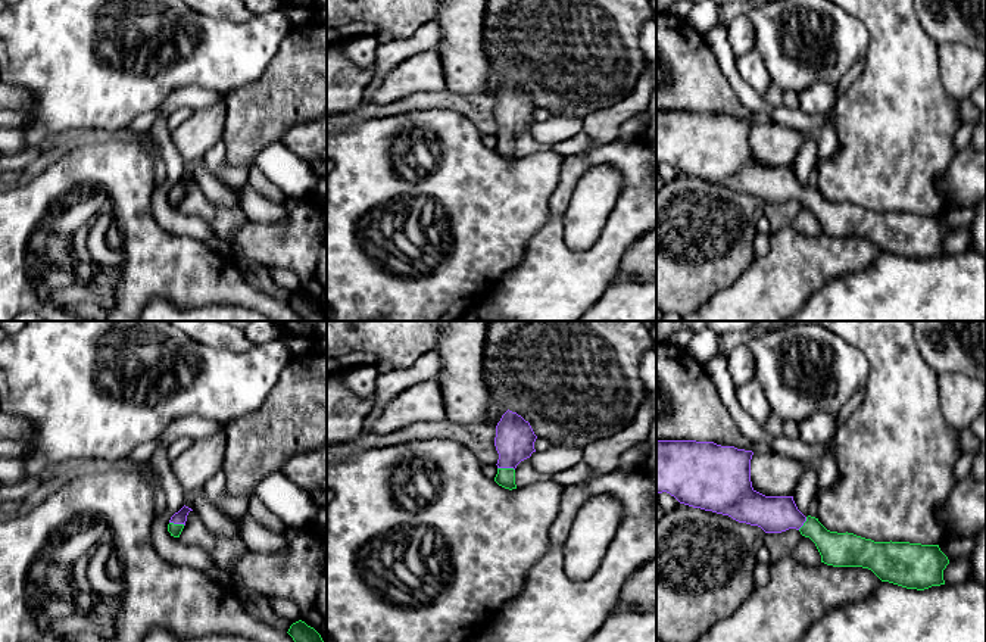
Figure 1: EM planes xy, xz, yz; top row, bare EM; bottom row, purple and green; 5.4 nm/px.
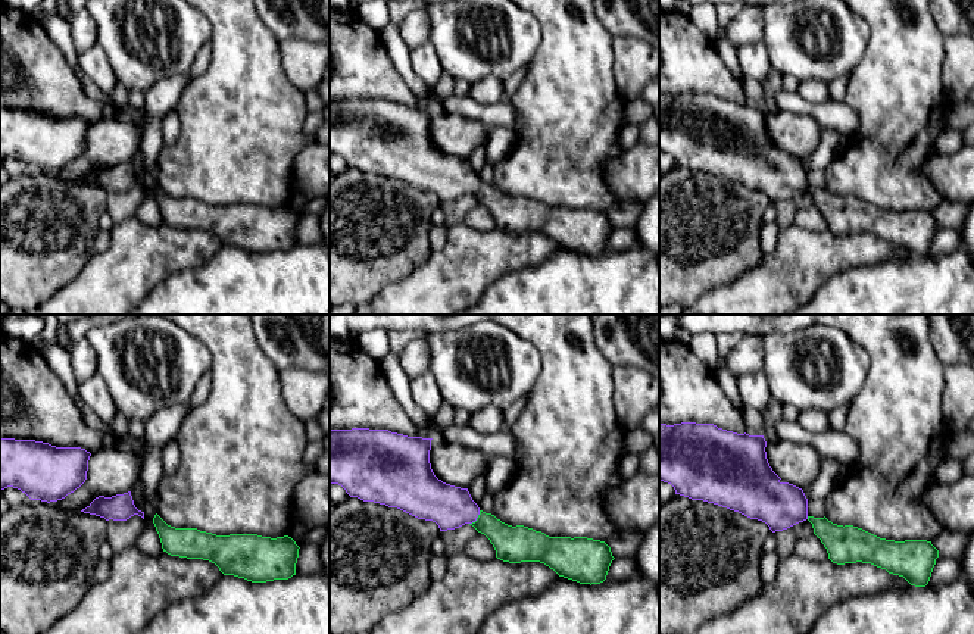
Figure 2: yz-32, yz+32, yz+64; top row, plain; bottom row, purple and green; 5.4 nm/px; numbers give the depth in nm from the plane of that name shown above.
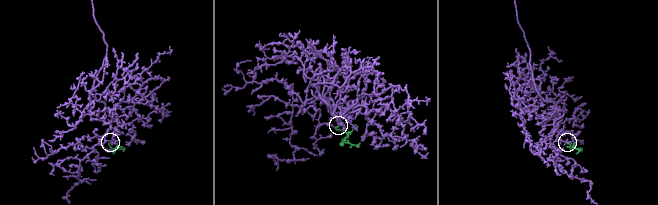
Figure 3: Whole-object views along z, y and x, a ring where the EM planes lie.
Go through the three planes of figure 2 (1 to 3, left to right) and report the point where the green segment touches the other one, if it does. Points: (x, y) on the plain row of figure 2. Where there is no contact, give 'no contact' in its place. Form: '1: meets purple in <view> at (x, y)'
1: no contact
2: meets purple in yz+32 at (477, 187)
3: no contact

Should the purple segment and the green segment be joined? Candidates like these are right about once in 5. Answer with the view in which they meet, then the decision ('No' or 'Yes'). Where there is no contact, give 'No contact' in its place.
Touches purple in xz. Yes

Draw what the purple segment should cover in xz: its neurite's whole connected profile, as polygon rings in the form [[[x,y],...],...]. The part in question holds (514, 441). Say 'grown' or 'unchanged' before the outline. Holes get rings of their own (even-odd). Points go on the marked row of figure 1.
grown | [[[506,411],[496,426],[494,446],[499,454],[494,482],[505,489],[517,489],[515,468],[530,458],[534,449],[534,434],[528,421],[512,411]]]

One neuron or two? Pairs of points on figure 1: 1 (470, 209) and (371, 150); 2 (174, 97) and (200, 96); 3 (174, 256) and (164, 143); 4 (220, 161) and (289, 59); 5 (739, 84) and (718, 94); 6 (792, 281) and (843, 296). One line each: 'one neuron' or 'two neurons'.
1: one neuron
2: one neuron
3: two neurons
4: two neurons
5: two neurons
6: two neurons

